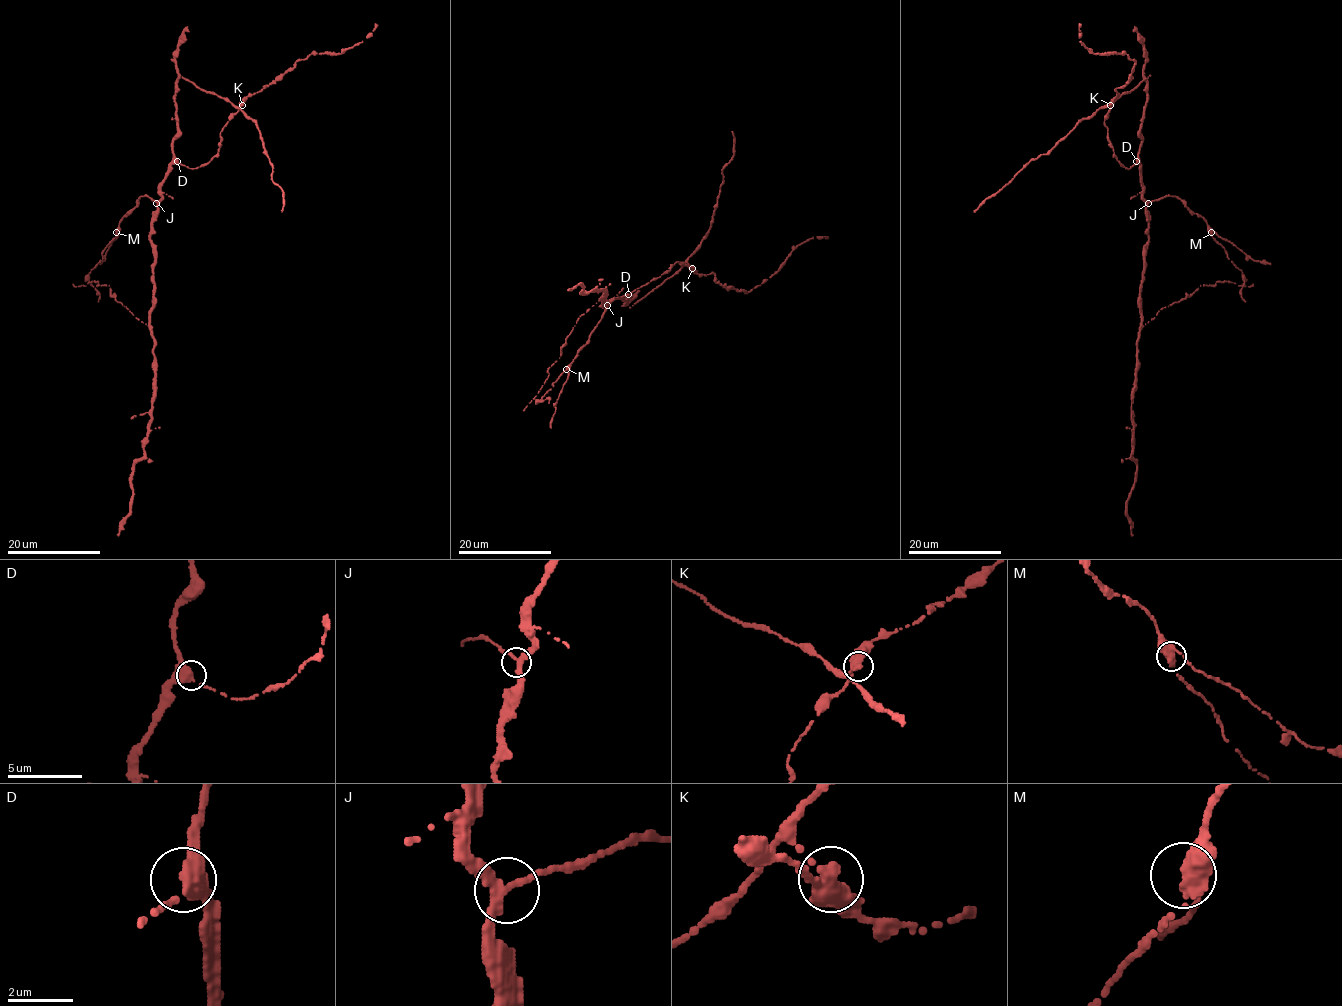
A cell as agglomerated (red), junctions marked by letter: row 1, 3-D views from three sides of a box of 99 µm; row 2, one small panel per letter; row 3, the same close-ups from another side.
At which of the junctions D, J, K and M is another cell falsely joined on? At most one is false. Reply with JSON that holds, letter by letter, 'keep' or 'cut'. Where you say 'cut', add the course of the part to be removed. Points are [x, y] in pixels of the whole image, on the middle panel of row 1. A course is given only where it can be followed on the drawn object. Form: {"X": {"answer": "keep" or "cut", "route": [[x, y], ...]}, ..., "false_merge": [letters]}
{"D": {"answer": "keep"}, "J": {"answer": "keep"}, "K": {"answer": "cut", "route": [[692, 268], [687, 258], [710, 228], [722, 182], [722, 168], [733, 156], [732, 132]]}, "M": {"answer": "keep"}, "false_merge": ["K"]}

